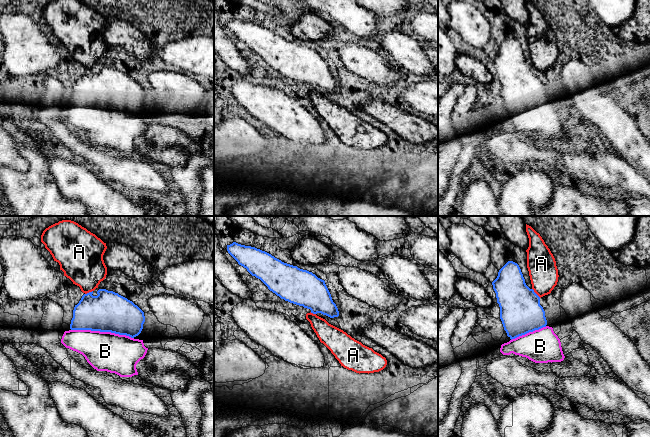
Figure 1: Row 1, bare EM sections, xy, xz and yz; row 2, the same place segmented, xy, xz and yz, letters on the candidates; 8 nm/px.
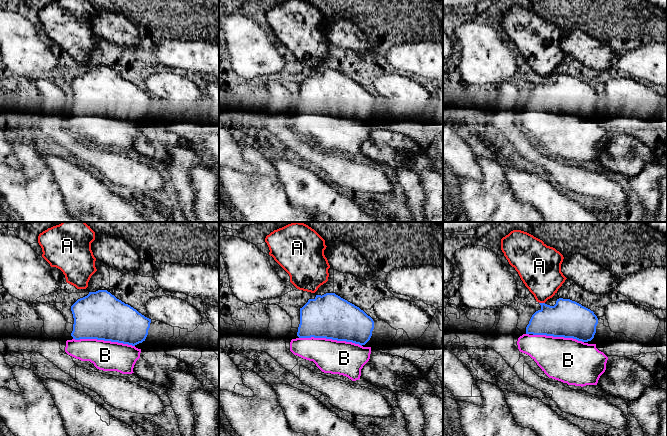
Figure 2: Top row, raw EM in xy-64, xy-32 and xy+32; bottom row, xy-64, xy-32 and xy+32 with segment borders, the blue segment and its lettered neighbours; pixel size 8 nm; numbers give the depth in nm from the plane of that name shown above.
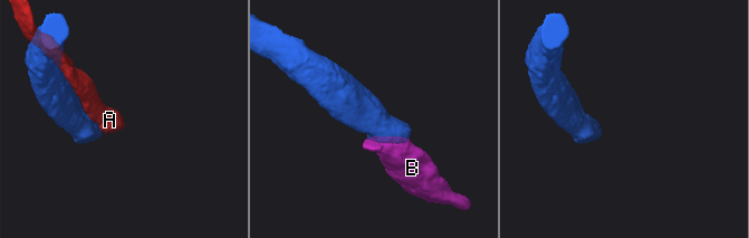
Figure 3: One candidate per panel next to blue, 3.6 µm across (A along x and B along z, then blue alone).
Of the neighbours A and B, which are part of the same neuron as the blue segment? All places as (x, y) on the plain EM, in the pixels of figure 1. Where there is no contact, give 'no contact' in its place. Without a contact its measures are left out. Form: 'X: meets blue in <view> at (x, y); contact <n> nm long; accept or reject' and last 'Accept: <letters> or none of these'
A: meets blue in yz at (535, 69); contact 100 nm long; reject
B: meets blue in xy at (102, 107); contact 500 nm long; accept
Accept: B

